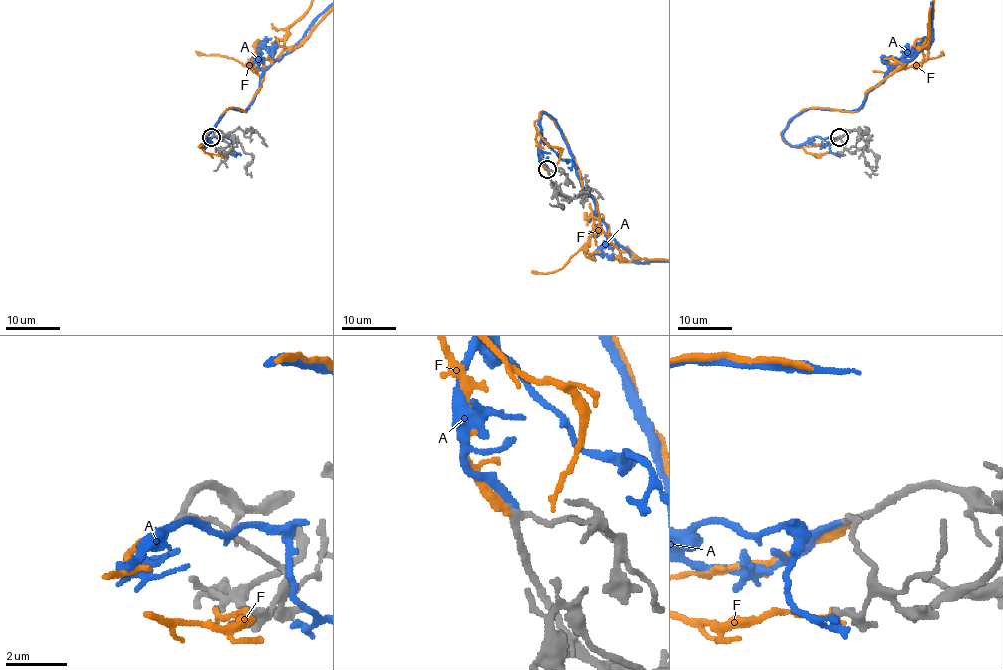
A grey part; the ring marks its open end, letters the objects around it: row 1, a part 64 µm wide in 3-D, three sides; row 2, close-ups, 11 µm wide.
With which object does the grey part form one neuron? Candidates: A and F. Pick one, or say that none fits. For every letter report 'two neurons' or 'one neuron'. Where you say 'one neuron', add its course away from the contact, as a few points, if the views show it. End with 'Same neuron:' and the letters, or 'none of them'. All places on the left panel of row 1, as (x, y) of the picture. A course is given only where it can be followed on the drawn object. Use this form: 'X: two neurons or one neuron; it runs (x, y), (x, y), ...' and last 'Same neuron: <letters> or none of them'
A: one neuron
F: two neurons
Same neuron: A

